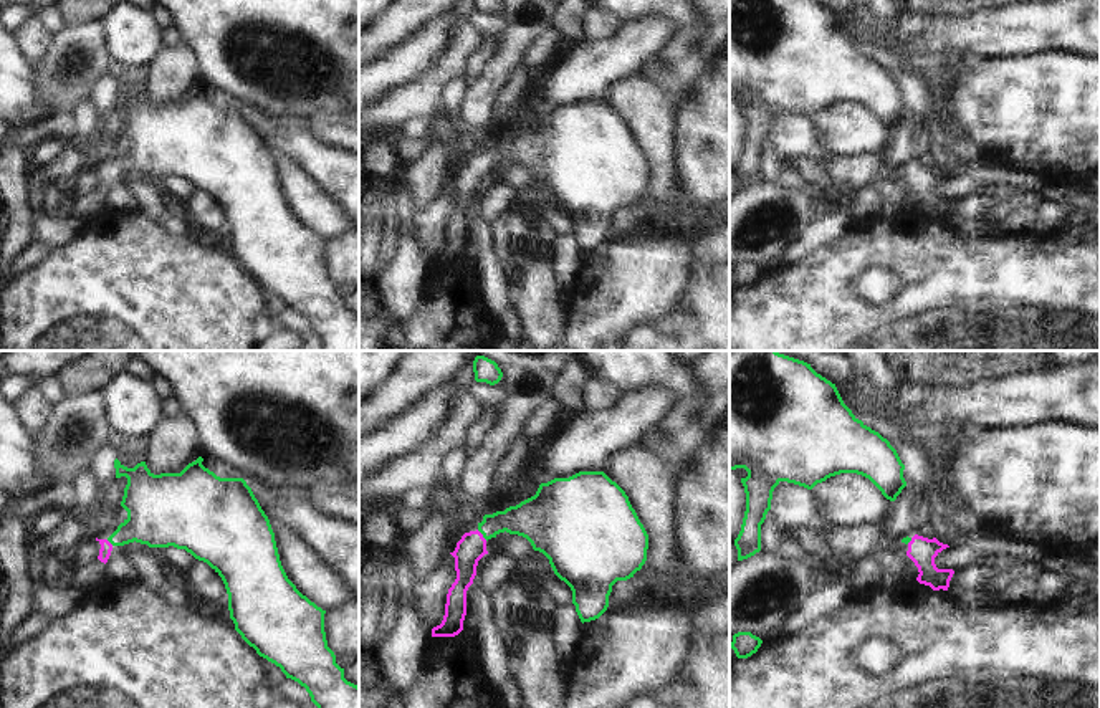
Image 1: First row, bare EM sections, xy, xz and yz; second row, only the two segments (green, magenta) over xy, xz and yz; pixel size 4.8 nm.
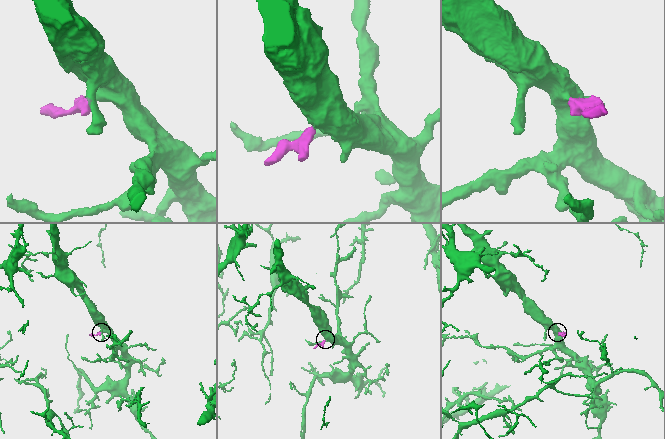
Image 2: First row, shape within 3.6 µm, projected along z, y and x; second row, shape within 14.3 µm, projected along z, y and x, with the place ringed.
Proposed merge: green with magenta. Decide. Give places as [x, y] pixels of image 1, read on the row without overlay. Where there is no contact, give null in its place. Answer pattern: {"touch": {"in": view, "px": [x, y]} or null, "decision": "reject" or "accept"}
{"touch": {"in": "xz", "px": [482, 162]}, "decision": "accept"}

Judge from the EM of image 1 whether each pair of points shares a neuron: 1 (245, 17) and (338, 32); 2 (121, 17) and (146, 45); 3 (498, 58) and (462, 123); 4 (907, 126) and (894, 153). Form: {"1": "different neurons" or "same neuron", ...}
{"1": "same neuron", "2": "same neuron", "3": "same neuron", "4": "same neuron"}

